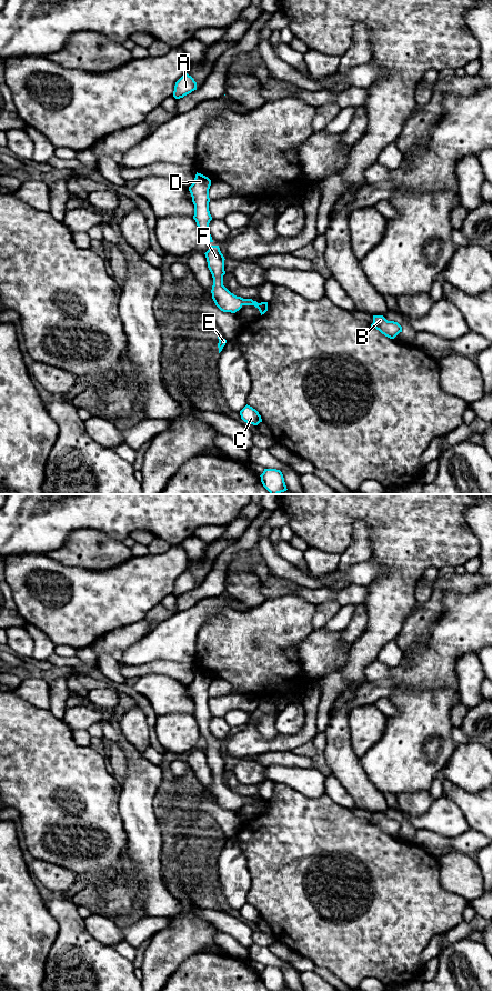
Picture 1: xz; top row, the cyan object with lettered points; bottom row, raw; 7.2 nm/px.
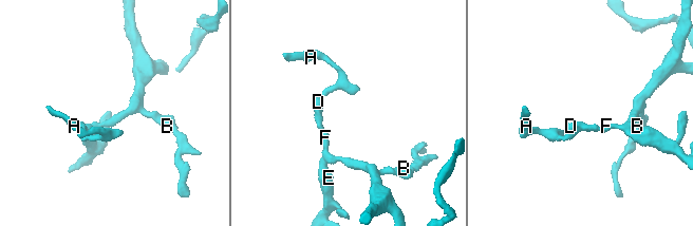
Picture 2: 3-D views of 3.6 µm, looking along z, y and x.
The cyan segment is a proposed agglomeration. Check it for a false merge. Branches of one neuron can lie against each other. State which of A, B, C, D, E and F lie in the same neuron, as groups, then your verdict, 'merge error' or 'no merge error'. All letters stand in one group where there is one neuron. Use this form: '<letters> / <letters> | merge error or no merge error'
A B C D E F | no merge error

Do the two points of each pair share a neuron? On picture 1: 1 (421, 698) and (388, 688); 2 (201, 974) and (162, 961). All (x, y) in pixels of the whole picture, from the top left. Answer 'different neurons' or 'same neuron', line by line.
1: different neurons
2: different neurons

